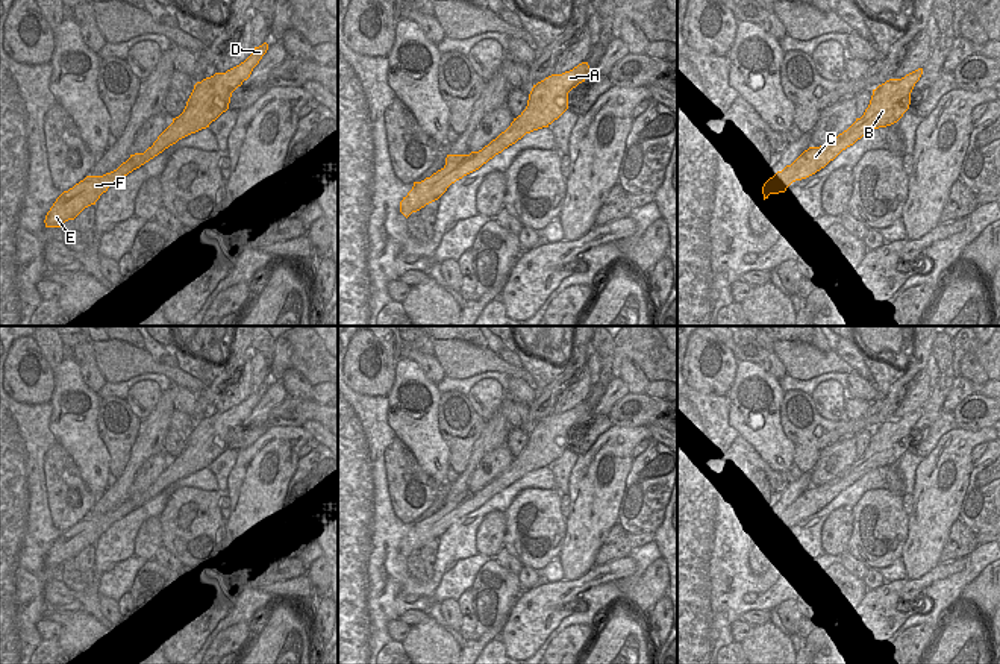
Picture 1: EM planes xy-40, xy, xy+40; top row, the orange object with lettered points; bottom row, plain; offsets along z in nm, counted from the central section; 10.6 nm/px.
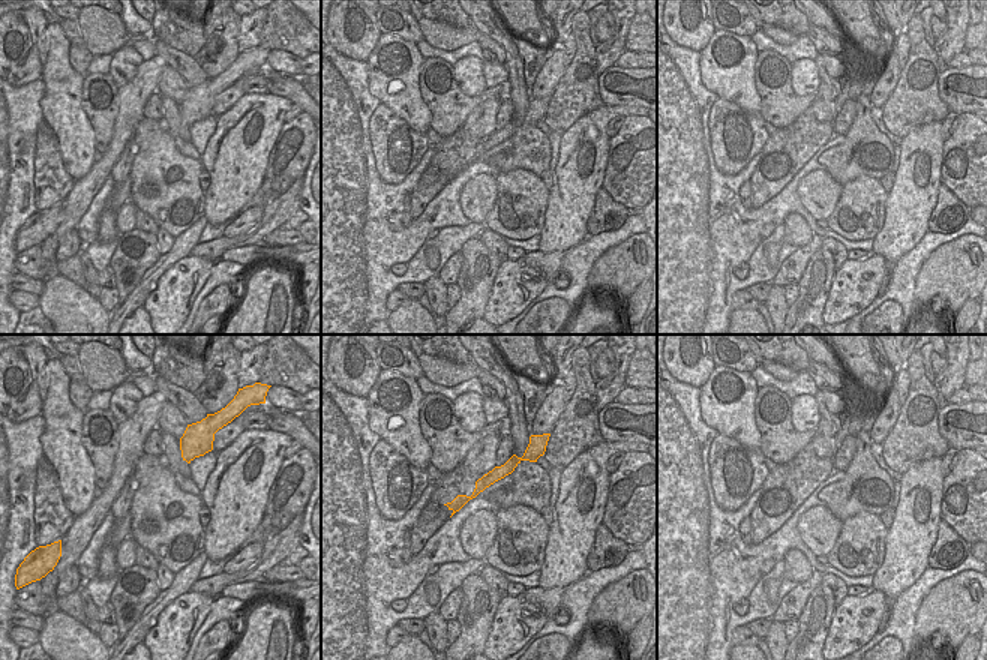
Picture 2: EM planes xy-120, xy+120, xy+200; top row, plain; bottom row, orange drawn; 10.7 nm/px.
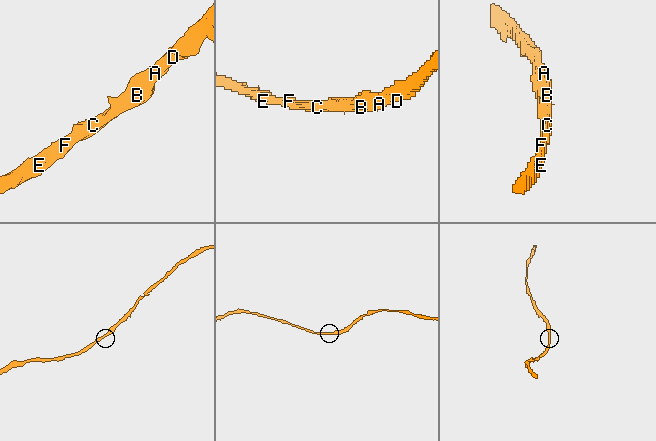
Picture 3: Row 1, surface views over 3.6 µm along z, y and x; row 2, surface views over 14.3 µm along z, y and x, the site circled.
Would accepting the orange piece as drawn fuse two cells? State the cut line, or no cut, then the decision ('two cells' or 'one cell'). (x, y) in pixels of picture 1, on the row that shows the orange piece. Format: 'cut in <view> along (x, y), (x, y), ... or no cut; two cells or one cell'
no cut; one cell

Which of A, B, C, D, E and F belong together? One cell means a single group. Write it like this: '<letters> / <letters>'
A B C D E F

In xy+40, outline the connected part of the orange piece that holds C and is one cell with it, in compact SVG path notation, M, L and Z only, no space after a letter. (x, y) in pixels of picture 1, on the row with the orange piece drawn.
M918 68L902 79L889 79L873 89L864 115L856 118L847 130L820 147L809 147L791 165L786 165L764 183L764 200L770 194L785 193L792 182L815 174L865 133L897 123L909 109L911 92L921 74L923 68Z

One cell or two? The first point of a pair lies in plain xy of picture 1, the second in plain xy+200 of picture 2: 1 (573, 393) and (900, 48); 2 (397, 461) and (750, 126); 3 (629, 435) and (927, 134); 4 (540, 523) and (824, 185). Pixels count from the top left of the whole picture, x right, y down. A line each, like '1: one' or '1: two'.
1: two
2: one
3: one
4: two

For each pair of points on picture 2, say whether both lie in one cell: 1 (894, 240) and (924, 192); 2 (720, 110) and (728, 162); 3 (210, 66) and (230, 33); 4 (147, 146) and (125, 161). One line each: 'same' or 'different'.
1: same
2: same
3: same
4: different

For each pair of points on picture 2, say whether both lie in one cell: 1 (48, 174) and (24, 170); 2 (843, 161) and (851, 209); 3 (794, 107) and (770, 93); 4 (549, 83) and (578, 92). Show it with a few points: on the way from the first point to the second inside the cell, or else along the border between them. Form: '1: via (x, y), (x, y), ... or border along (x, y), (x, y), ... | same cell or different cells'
1: border along (38, 137), (35, 149), (35, 206) | different cells
2: border along (878, 179), (858, 176), (842, 186) | different cells
3: via (788, 107), (783, 107), (776, 99) | same cell
4: border along (567, 66), (551, 98) | different cells

